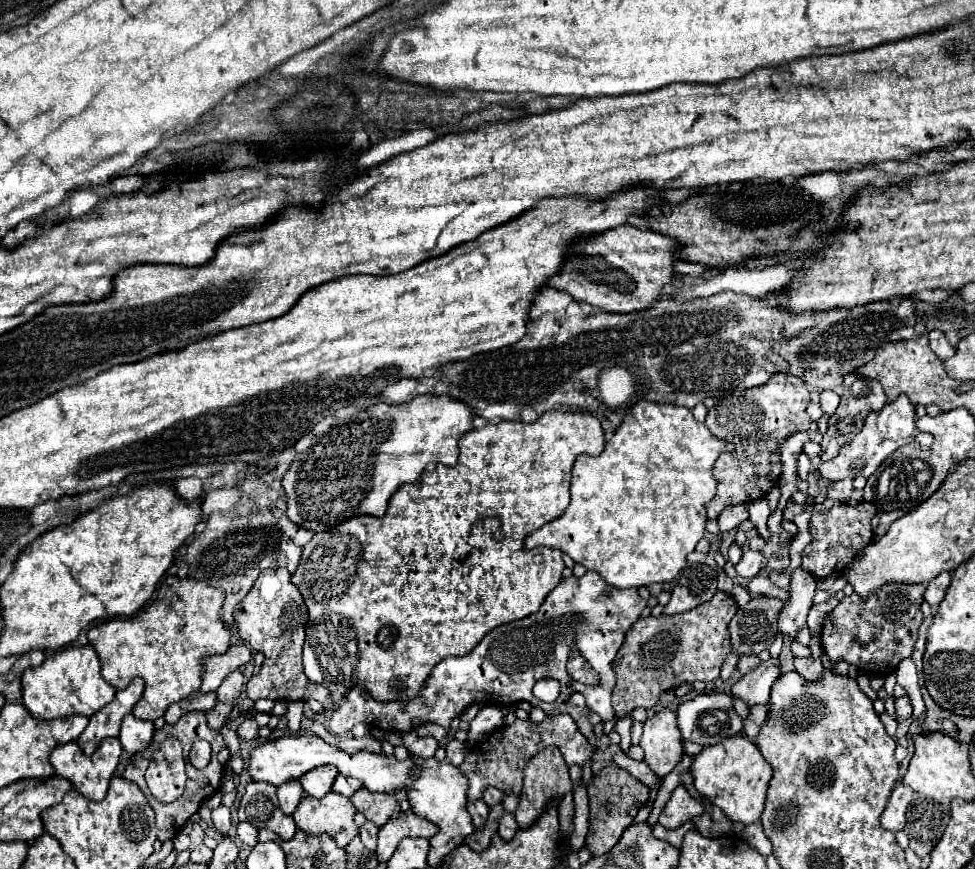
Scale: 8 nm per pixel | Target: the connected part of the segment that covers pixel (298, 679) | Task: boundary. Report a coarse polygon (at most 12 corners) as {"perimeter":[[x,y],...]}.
{"perimeter":[[285,567],[265,569],[235,607],[265,661],[251,701],[317,699],[303,673],[307,611]]}

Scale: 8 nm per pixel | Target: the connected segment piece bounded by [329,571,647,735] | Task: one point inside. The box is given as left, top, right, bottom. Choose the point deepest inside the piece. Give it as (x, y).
(587, 613)

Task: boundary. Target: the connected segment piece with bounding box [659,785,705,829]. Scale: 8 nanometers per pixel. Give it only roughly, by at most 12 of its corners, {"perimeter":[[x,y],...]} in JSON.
{"perimeter":[[683,785],[673,791],[659,823],[675,829],[705,811]]}

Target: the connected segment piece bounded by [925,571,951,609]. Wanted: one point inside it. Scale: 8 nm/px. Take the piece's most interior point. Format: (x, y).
(936, 589)

